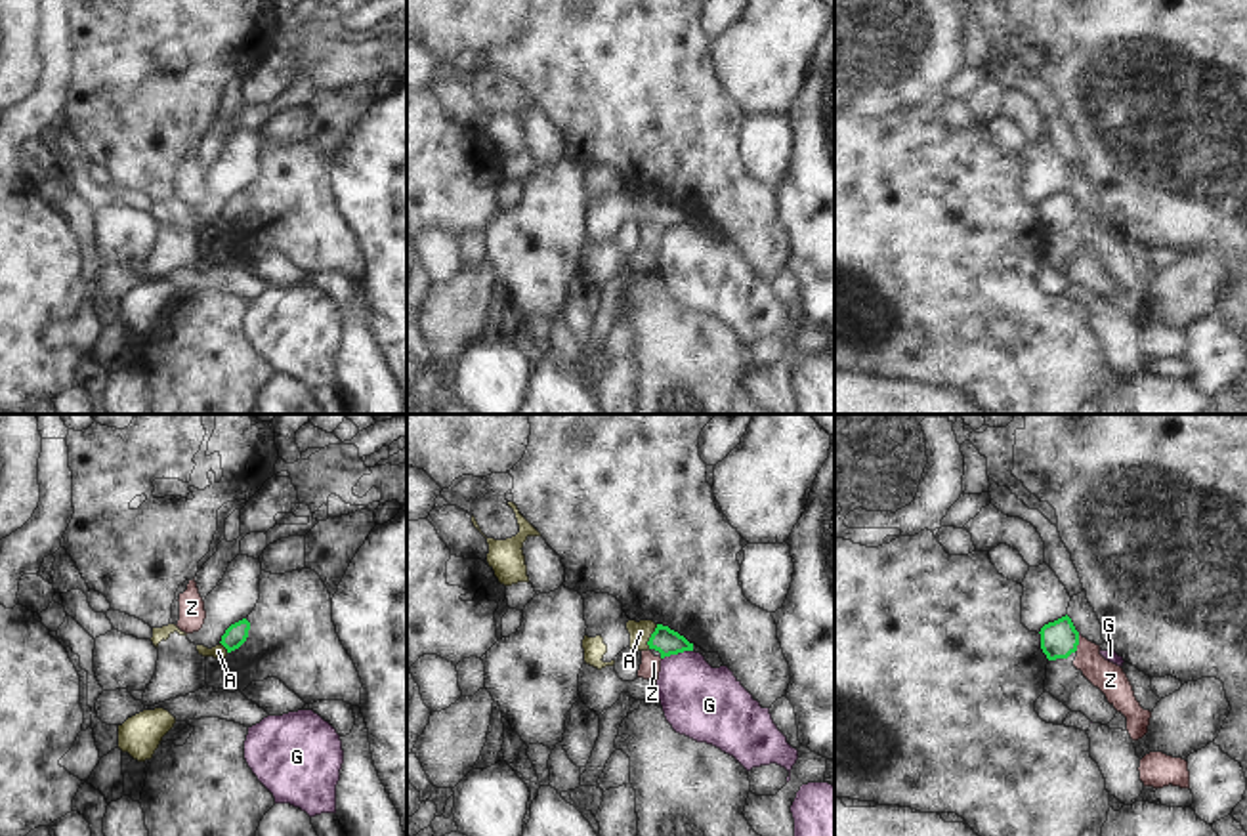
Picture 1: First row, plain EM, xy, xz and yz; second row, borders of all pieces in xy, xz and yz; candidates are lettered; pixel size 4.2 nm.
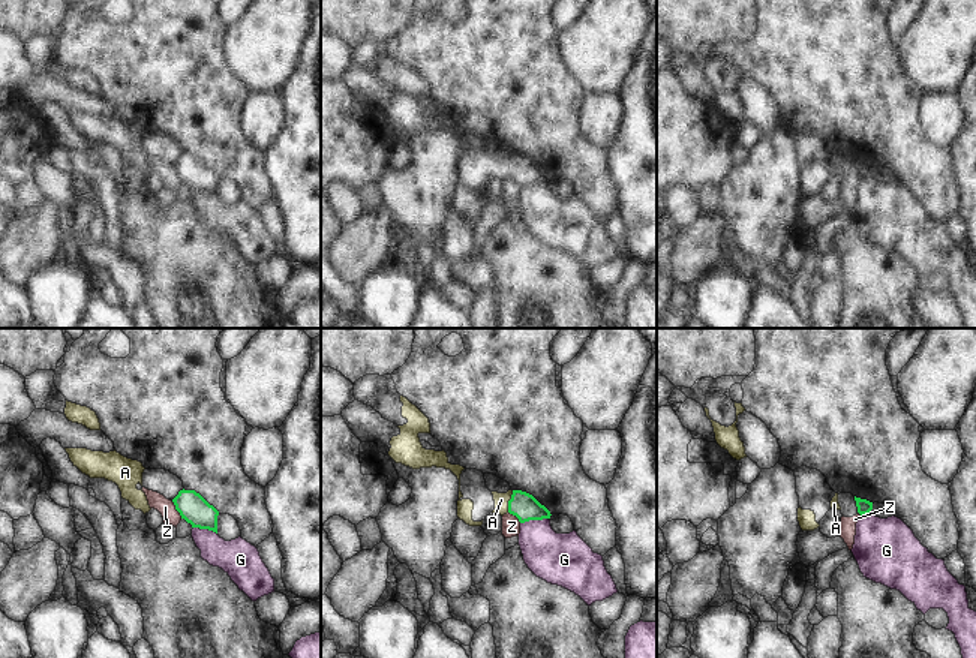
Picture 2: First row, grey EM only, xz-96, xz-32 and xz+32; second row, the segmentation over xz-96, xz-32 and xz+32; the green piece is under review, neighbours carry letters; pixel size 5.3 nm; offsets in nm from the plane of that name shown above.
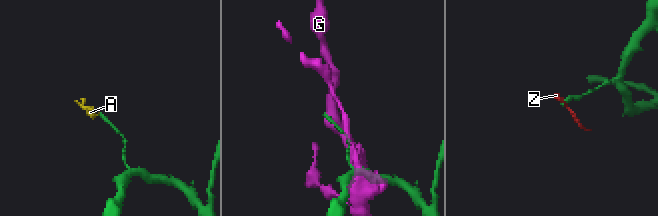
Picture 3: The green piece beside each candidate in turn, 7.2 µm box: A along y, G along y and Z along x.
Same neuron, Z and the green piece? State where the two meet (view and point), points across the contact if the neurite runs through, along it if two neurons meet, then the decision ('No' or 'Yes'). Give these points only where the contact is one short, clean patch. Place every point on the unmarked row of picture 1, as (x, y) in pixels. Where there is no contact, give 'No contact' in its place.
Touches green at yz (1077, 214). Boundary: yz (1079, 207), (1076, 222). No.

